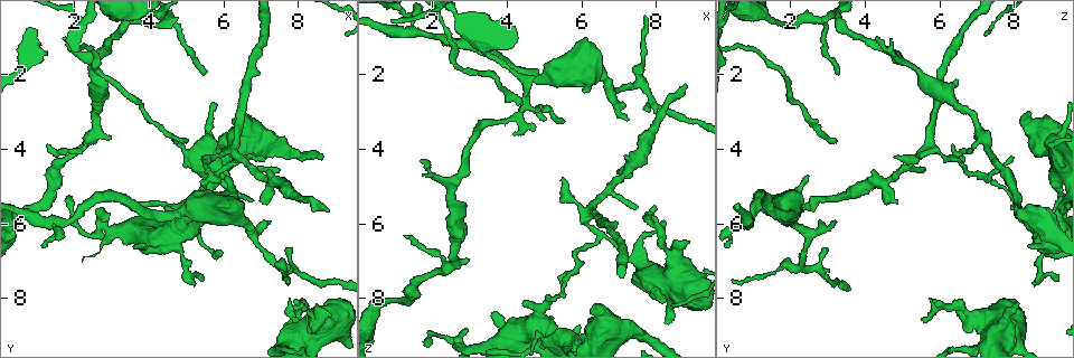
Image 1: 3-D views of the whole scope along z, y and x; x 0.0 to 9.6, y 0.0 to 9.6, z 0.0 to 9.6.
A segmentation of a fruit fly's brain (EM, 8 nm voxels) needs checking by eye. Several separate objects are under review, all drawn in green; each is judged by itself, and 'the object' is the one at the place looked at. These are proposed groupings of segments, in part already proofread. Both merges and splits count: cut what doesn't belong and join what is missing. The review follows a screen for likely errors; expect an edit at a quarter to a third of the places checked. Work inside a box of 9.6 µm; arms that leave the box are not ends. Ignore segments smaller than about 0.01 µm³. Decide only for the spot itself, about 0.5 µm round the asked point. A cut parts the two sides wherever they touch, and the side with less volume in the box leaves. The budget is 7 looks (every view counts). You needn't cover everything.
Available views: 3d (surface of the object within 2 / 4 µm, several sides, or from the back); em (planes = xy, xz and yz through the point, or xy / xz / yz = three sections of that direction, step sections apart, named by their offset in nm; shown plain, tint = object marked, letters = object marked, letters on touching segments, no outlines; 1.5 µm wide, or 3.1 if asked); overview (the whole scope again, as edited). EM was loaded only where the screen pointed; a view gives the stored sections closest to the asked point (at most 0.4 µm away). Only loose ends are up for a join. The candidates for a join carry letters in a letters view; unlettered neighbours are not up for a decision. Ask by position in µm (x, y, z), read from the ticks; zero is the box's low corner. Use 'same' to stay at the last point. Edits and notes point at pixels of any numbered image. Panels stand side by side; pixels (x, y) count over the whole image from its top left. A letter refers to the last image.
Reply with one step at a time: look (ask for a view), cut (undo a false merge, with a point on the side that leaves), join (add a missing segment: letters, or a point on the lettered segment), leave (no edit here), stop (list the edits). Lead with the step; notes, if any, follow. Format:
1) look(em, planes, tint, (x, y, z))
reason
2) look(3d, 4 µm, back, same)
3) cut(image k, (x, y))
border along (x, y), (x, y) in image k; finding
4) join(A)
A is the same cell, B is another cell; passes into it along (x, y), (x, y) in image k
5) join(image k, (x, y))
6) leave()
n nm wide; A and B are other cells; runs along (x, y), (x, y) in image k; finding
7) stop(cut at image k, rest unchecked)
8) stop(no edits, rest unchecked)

look(em, planes, letters, (8.30, 8.15, 8.10))
free end

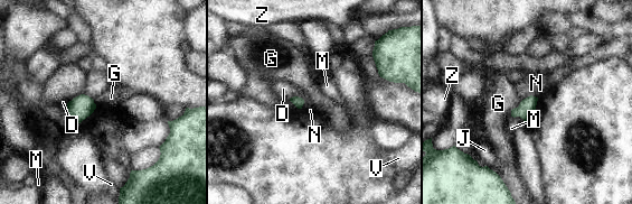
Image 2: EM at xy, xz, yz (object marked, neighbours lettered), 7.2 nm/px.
leave()
D, G, J, M, N, V and Z are other cells; border along (522, 100), (511, 110), (510, 116) in image 2; none of them fits

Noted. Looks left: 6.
look(em, planes, tint, (5.45, 4.25, 7.90))
free end

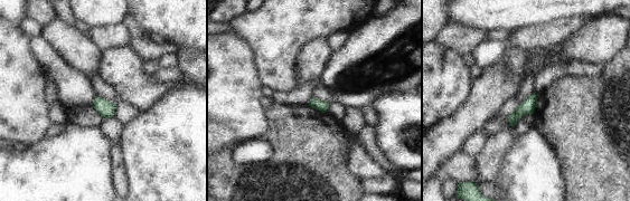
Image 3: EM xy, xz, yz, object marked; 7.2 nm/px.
look(em, planes, letters, same)

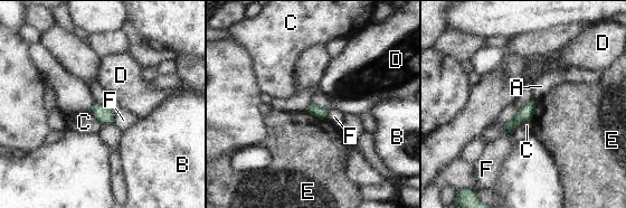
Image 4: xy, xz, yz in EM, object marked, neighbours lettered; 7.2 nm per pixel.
leave()
A, B, C, D, E and F are other cells; border along (537, 101), (534, 113), (530, 121) in image 4; none of them fits

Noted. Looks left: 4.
look(3d, 2 µm, (7.10, 4.30, 6.70))
tapers out

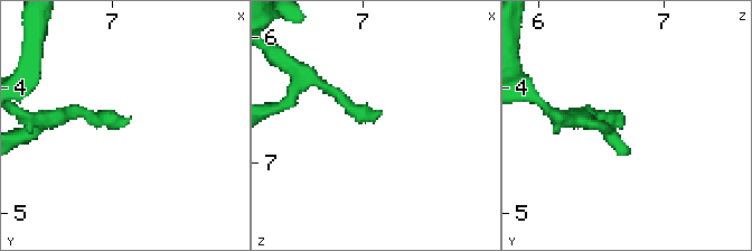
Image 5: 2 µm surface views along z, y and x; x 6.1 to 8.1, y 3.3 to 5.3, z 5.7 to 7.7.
look(em, planes, letters, (7.12, 4.28, 6.64))
need the tissue

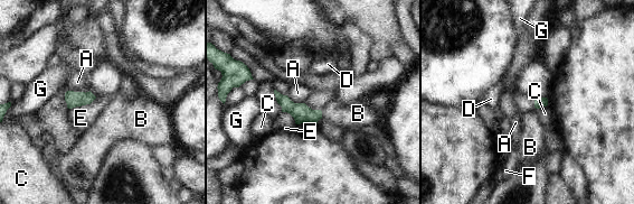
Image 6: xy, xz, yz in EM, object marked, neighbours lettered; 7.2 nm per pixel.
leave()
A, B, C, D, E, F and G are other cells; no lettered segment goes on from it

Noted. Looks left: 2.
stop(no edits, rest unchecked)

